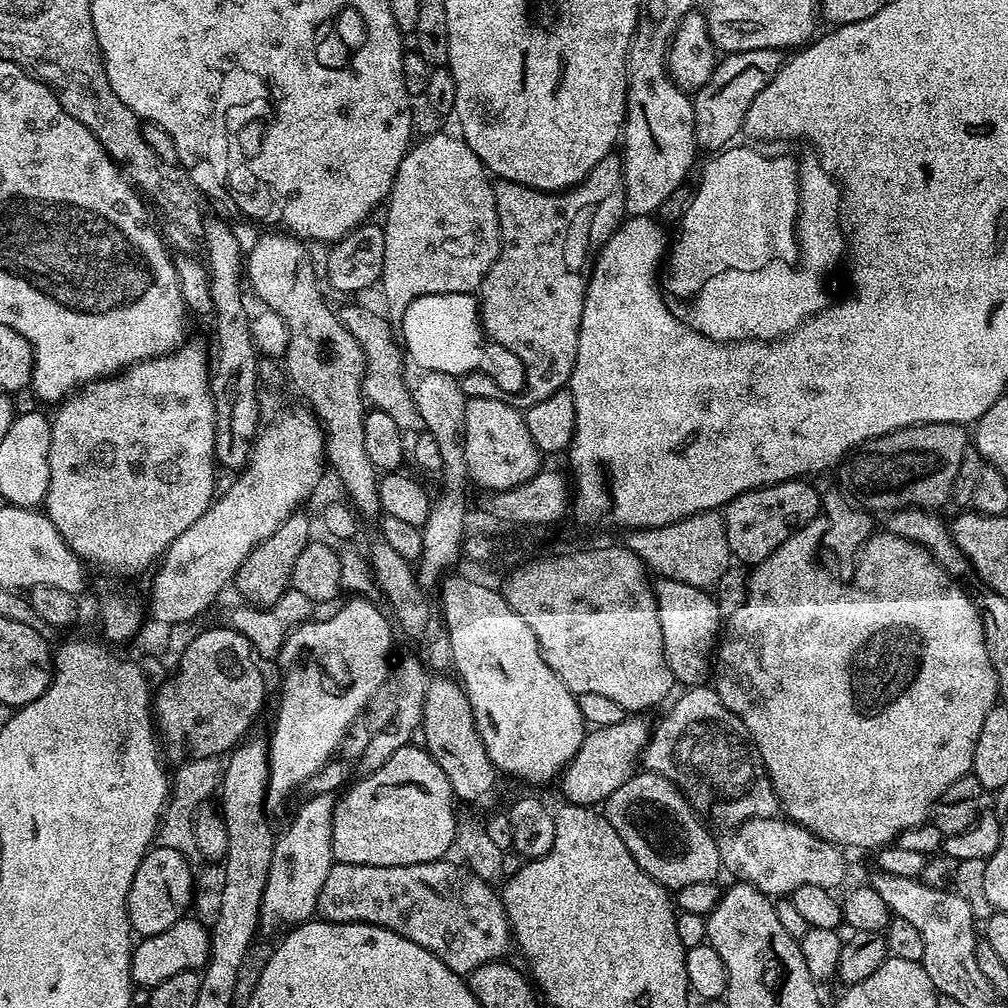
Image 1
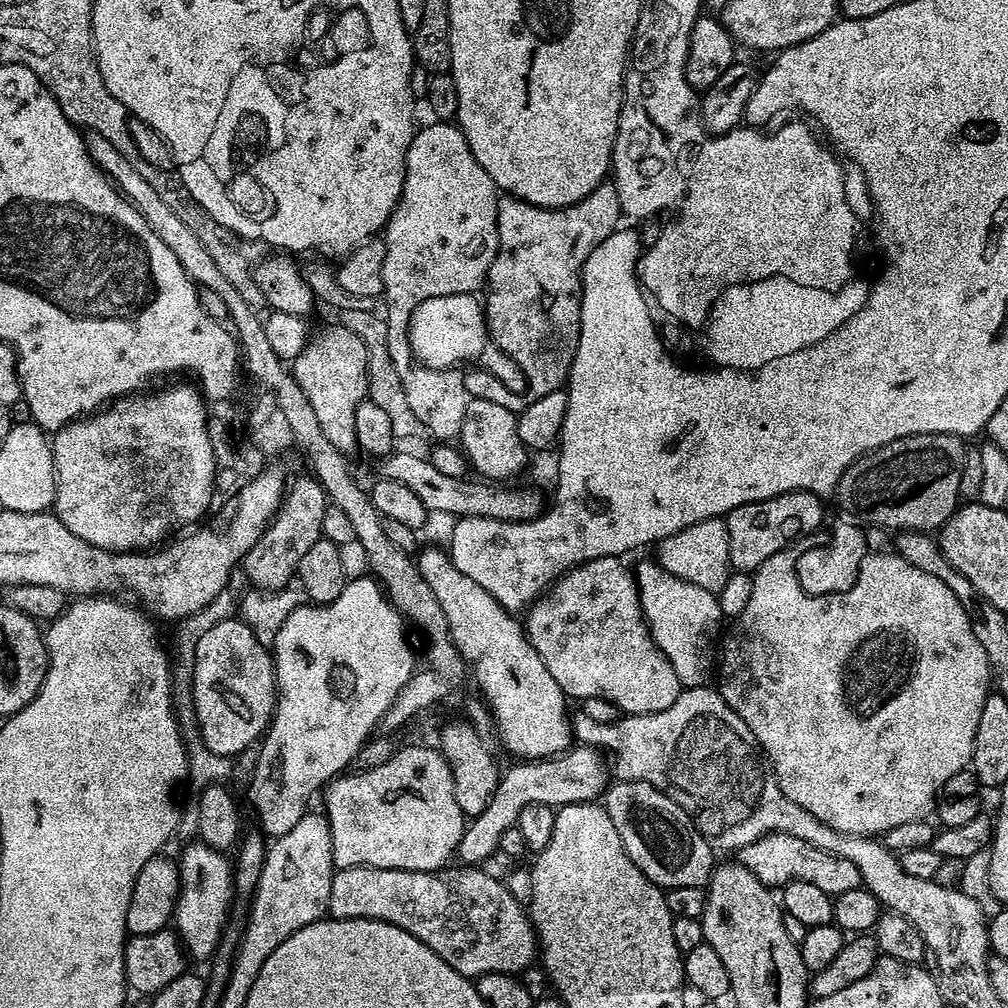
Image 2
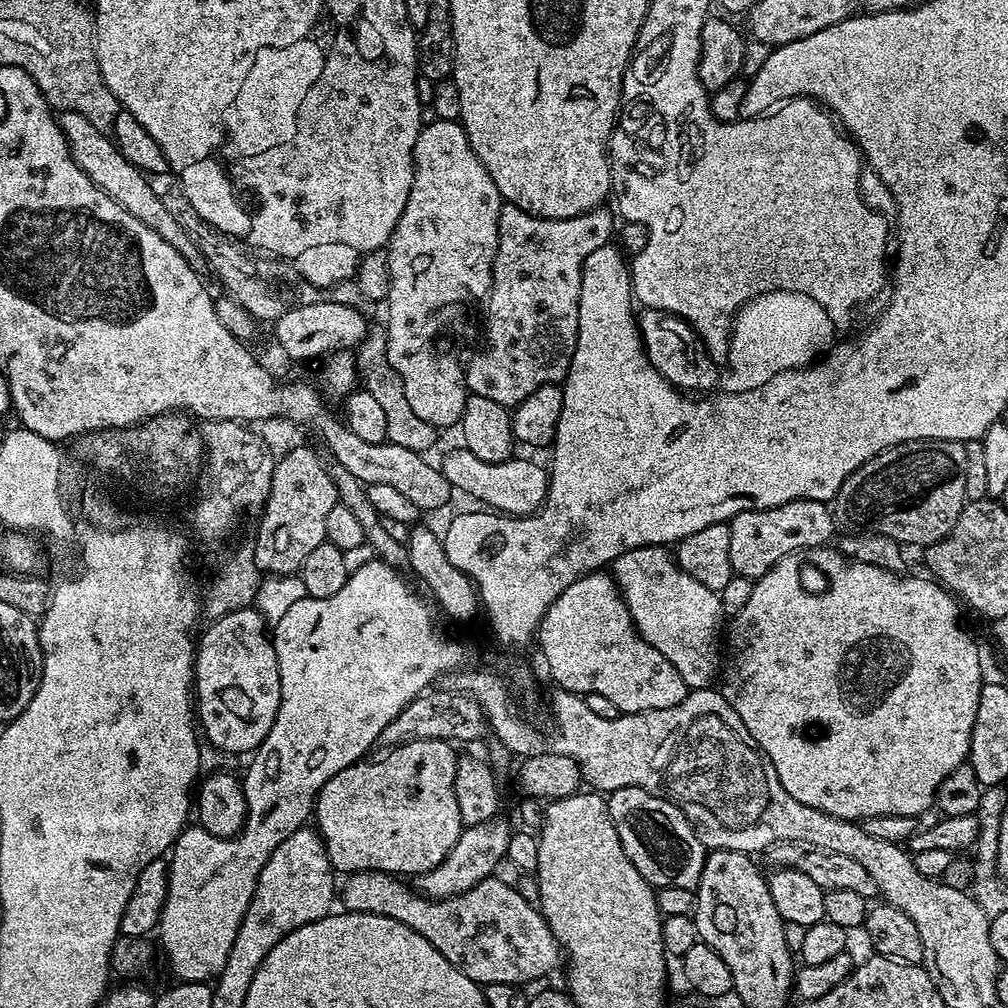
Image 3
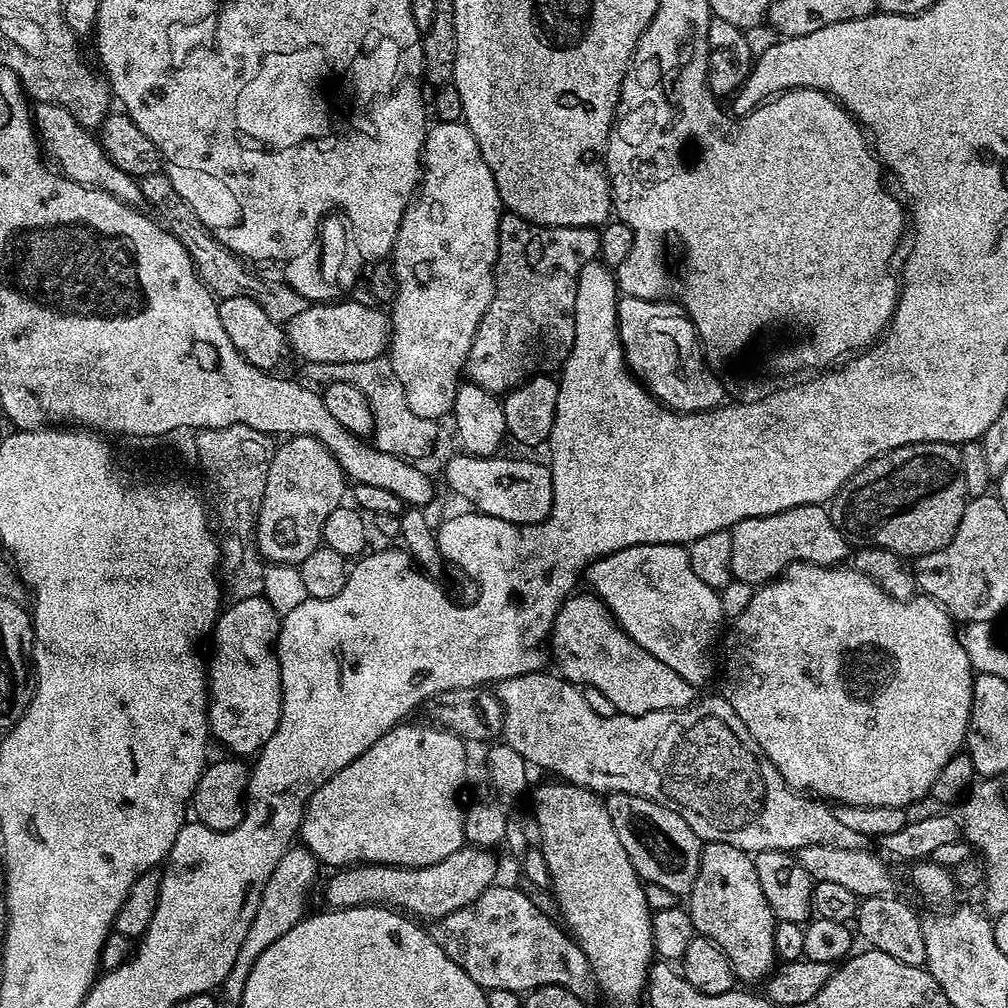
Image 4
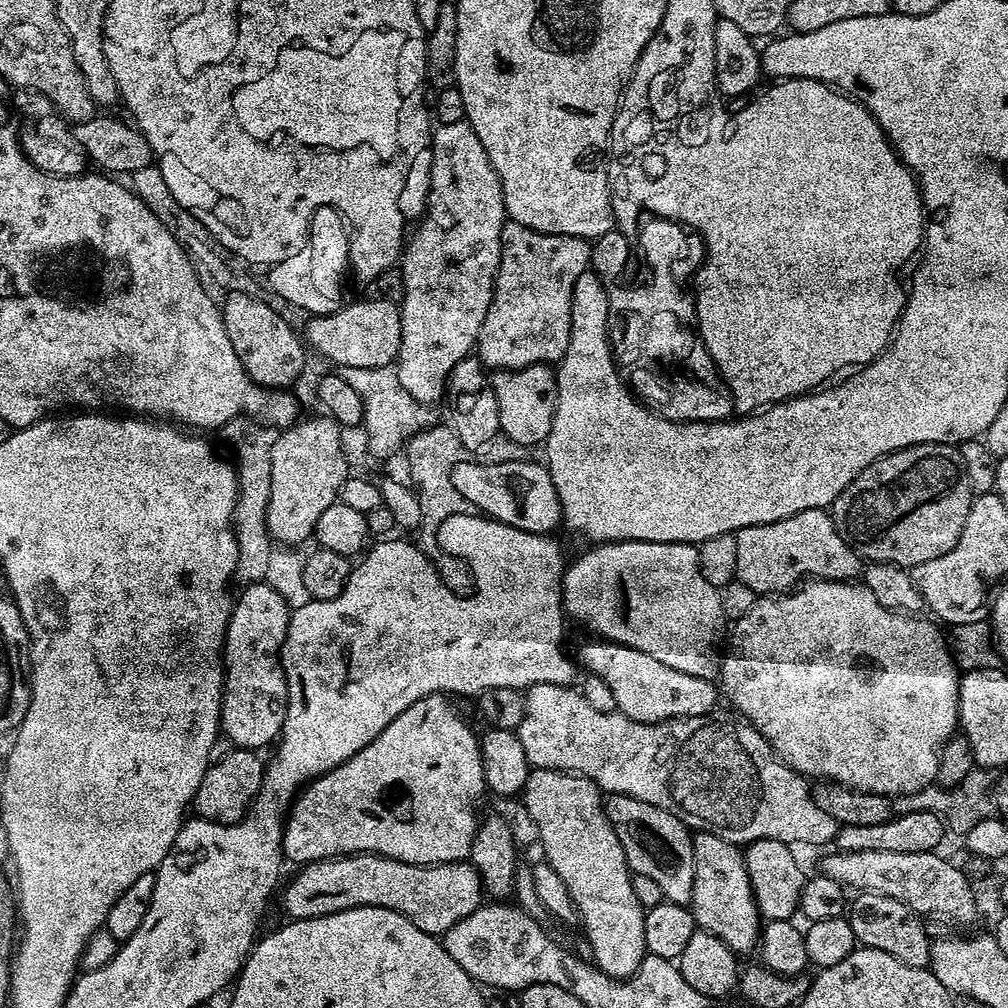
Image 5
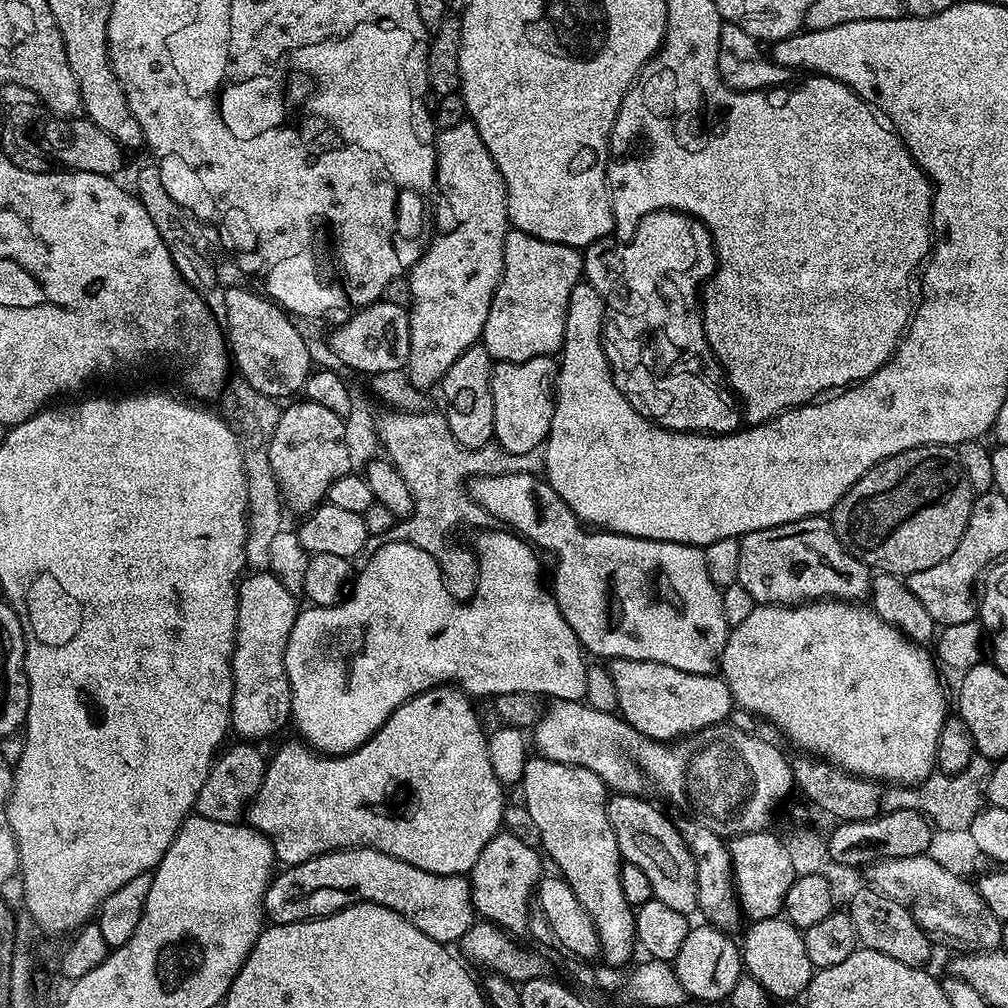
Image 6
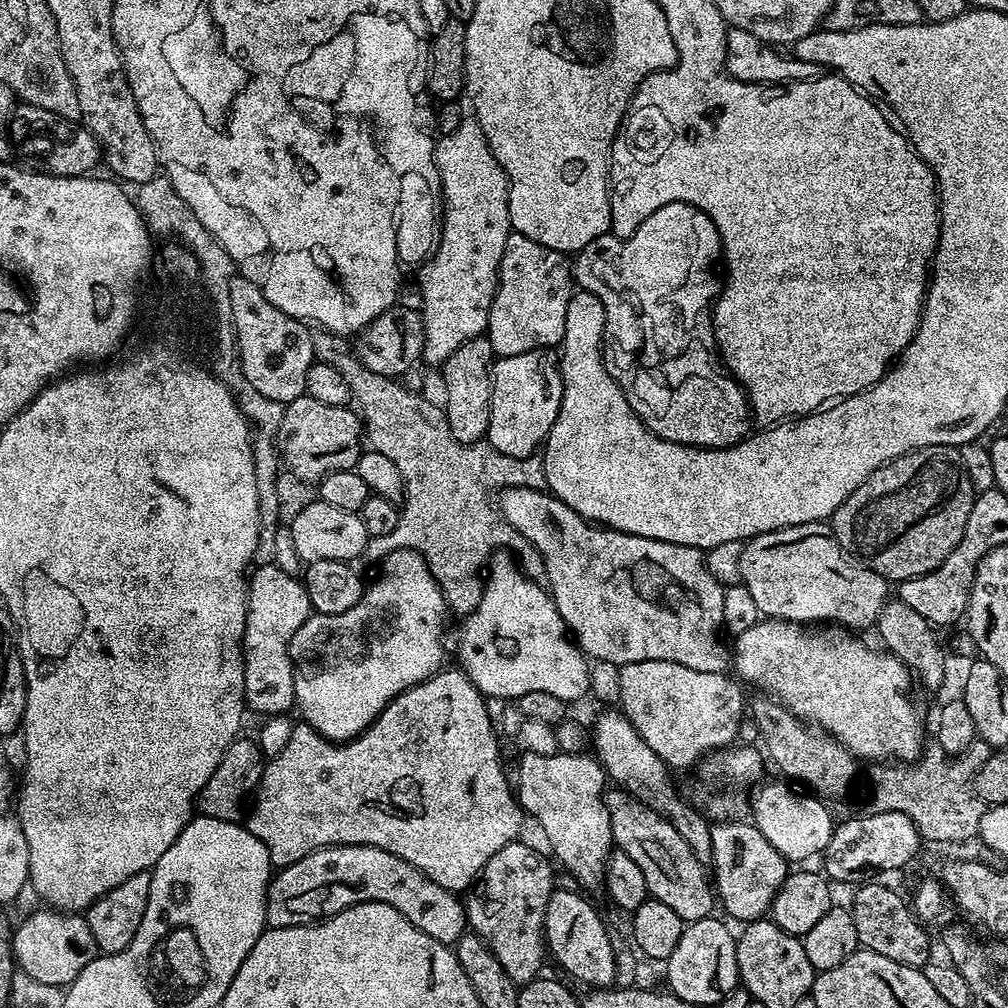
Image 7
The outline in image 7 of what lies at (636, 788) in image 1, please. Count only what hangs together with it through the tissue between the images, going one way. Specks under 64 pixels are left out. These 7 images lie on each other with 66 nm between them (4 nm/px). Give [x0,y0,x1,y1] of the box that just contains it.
[604,791,714,922]

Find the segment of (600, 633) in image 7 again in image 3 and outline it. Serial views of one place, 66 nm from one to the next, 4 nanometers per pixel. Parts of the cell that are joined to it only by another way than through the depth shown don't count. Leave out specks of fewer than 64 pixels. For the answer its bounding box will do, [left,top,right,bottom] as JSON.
[438,446,722,689]

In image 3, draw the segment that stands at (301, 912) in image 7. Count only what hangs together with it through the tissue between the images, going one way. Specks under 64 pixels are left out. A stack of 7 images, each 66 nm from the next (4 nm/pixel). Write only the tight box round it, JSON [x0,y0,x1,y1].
[414,818,513,900]

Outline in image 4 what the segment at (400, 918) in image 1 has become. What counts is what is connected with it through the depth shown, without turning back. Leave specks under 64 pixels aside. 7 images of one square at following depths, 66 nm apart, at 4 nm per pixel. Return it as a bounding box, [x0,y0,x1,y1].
[430,887,598,1001]

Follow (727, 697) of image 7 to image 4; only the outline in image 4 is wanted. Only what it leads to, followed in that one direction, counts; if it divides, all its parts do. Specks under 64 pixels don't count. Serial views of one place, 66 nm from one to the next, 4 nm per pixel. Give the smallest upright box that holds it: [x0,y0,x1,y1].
[550,594,698,716]

